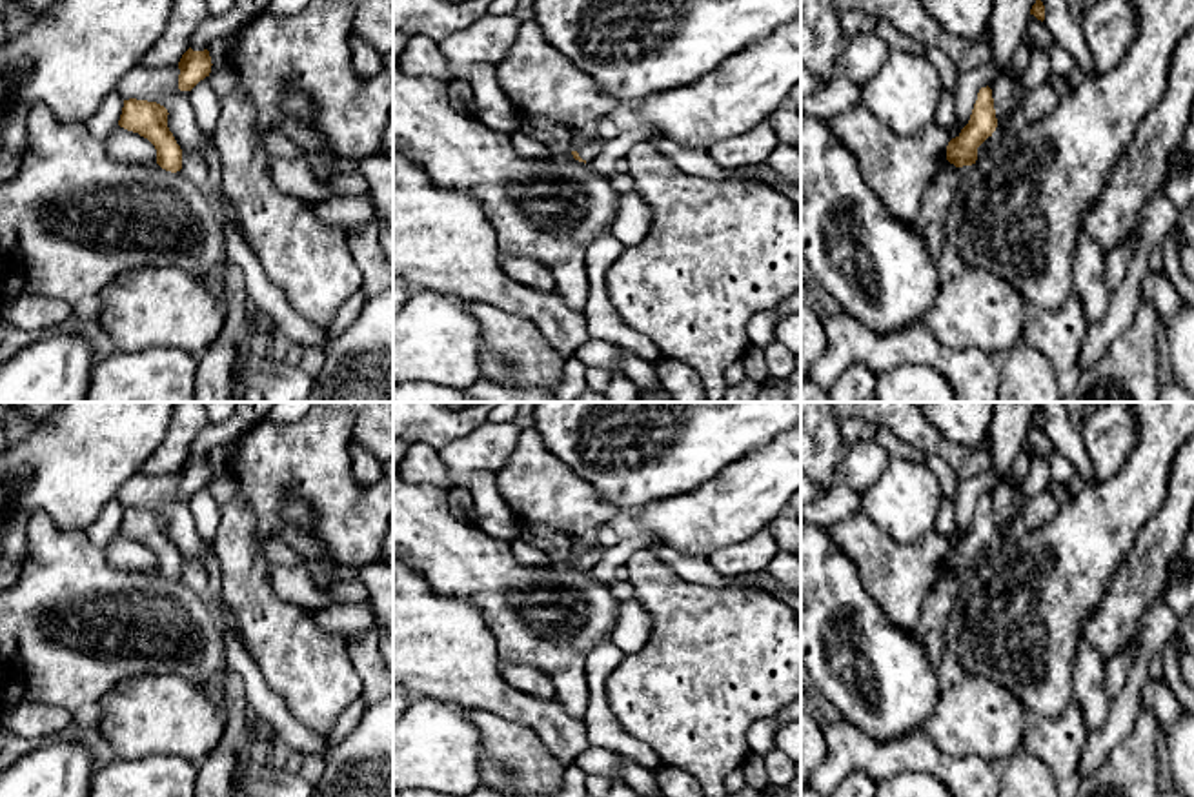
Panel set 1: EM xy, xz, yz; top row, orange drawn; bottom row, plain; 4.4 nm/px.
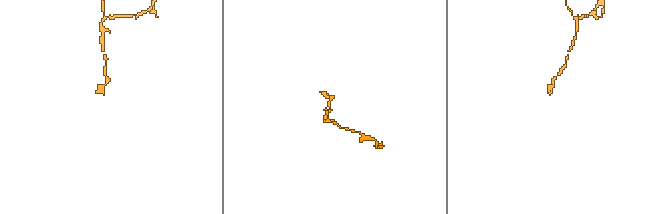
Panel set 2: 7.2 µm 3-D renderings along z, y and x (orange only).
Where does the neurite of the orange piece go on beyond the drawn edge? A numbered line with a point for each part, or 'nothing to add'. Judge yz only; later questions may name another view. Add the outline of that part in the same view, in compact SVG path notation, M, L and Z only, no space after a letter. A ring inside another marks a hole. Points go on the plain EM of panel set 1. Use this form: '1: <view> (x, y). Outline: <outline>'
nothing to add

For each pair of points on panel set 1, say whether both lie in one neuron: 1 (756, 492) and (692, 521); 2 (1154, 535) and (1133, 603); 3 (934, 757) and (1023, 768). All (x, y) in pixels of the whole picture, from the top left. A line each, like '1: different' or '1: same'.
1: same
2: same
3: different

